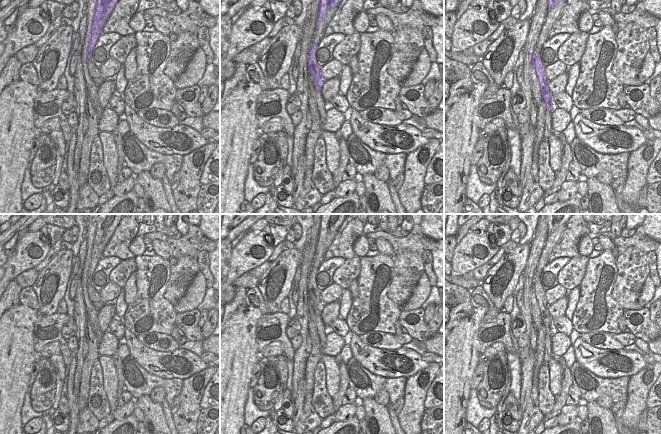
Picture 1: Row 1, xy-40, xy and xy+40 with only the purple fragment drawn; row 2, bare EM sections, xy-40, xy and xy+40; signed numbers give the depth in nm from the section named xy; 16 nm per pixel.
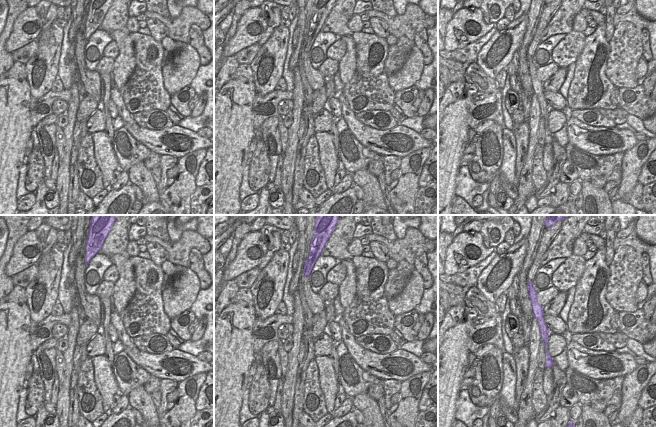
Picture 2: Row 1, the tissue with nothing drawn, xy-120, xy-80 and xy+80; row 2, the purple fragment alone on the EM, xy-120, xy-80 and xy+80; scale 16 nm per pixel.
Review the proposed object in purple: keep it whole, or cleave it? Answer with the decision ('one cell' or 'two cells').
one cell

